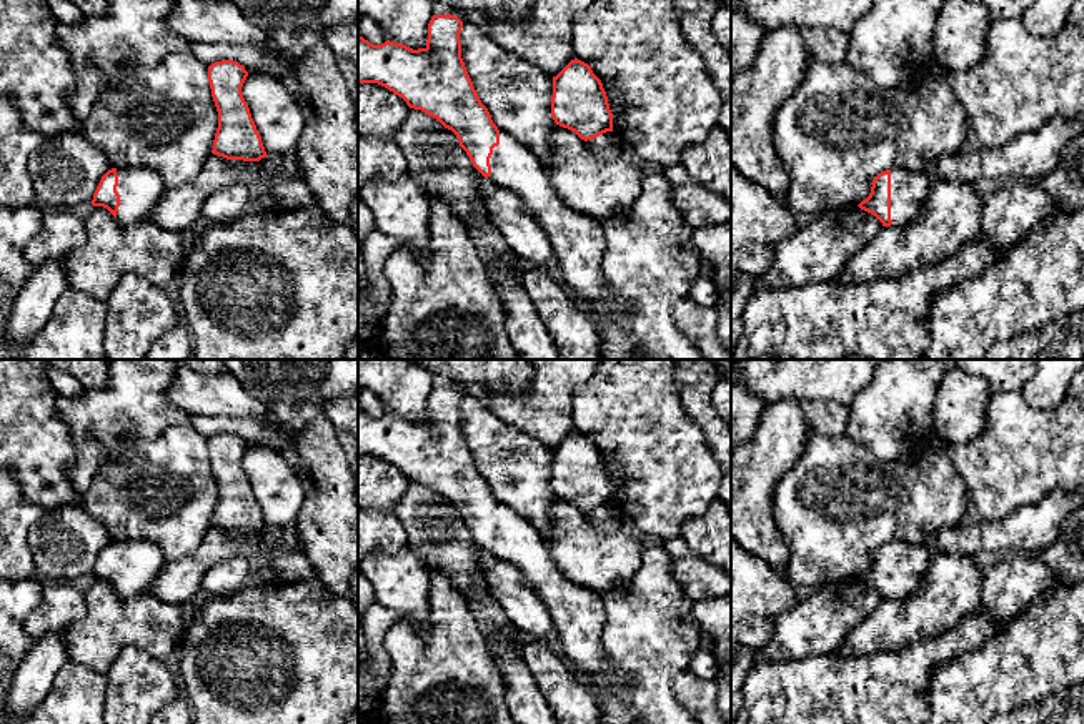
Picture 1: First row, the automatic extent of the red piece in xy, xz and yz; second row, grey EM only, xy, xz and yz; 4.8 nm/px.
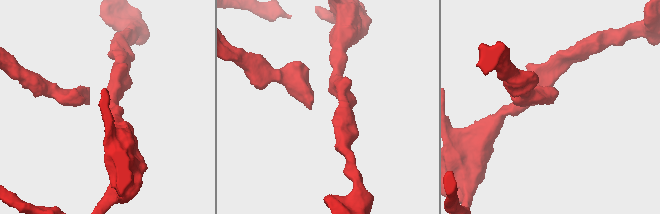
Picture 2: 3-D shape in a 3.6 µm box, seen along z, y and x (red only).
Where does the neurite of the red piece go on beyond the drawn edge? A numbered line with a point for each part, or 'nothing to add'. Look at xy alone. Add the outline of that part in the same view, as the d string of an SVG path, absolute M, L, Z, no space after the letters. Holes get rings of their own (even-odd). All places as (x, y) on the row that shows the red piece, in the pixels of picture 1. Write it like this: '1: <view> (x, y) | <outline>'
1: xy (140, 188) | M117 168L120 206L117 220L123 225L148 220L160 196L167 190L160 175L148 168Z

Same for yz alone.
1: yz (908, 188) | M891 170L891 226L904 225L917 215L929 195L931 180L924 173Z

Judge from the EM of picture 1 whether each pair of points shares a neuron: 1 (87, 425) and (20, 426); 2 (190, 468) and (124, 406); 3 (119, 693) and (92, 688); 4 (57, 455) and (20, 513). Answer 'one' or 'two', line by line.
1: two
2: two
3: two
4: two

